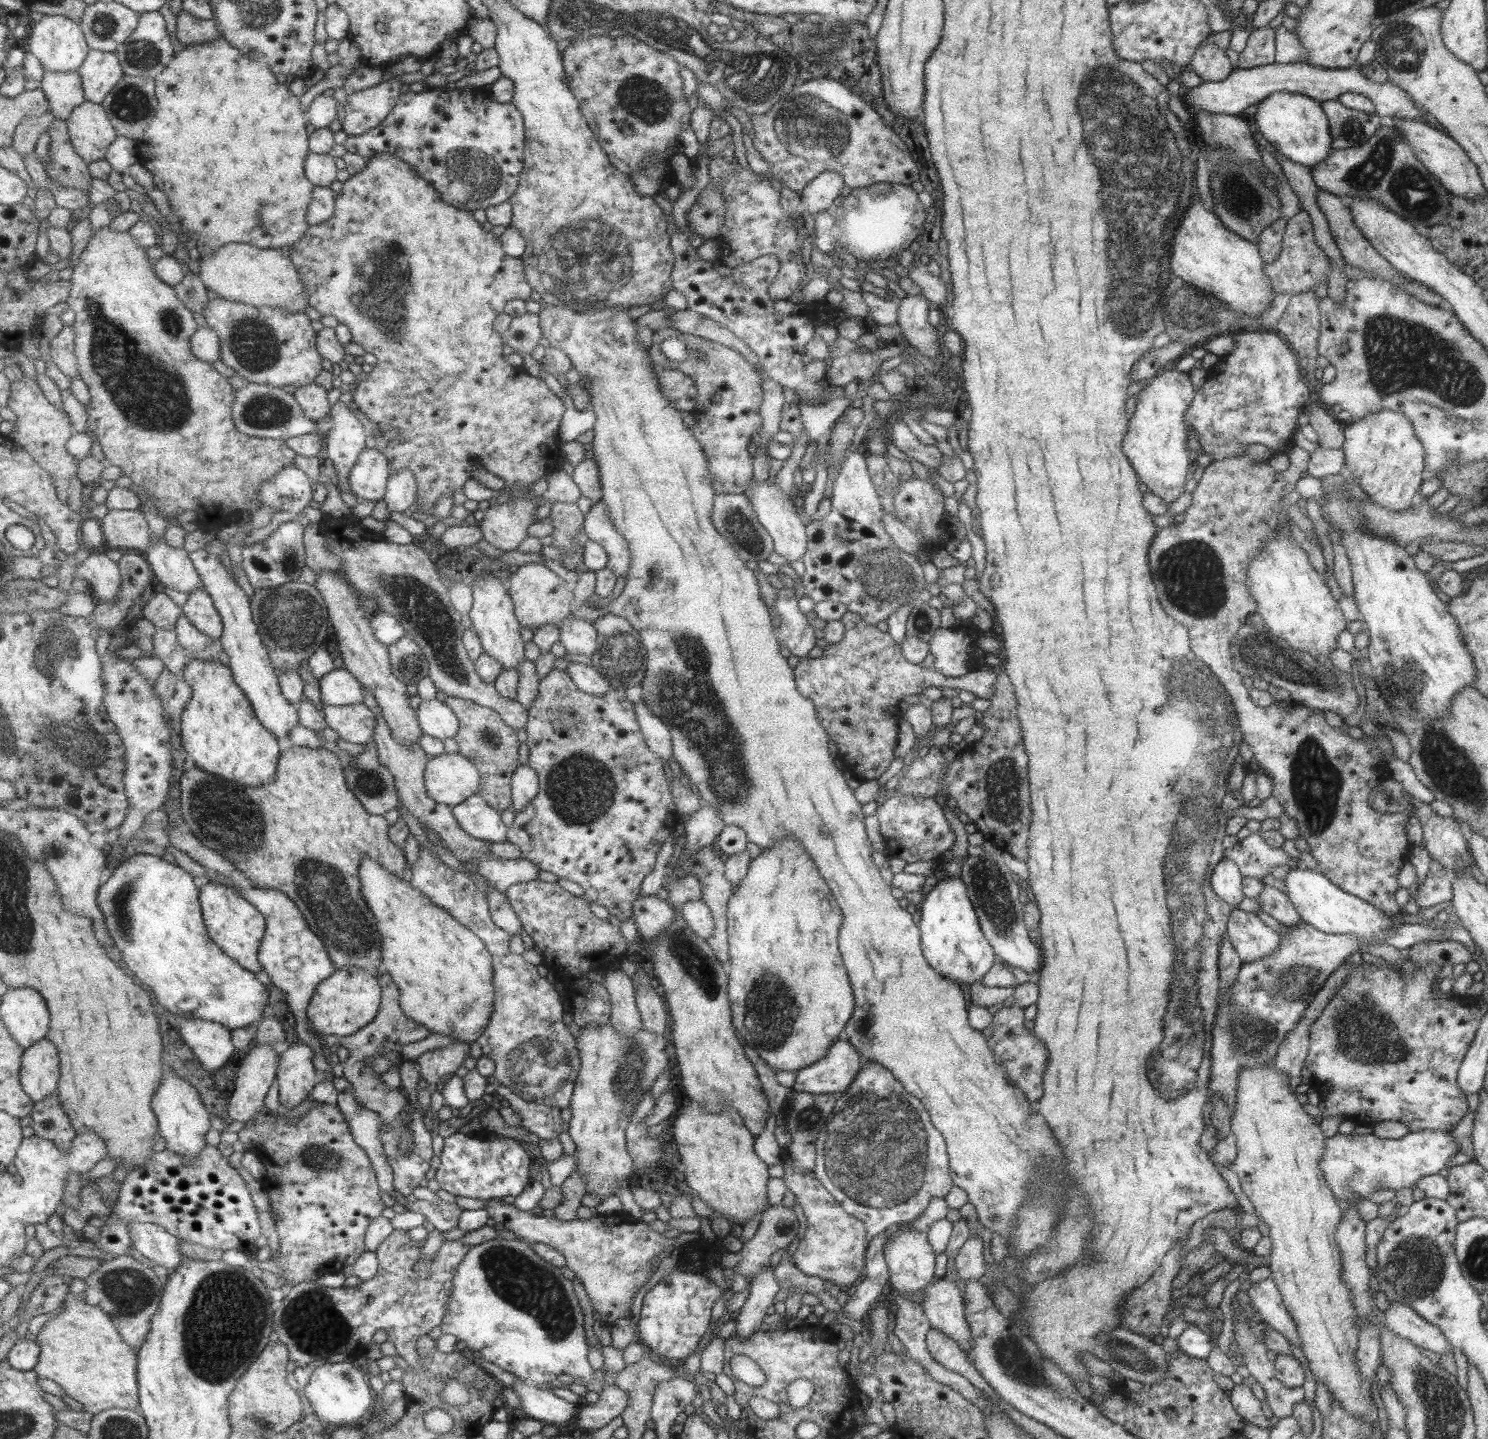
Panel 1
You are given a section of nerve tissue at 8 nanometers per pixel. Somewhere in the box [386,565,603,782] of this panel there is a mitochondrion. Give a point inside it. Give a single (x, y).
(489, 737)

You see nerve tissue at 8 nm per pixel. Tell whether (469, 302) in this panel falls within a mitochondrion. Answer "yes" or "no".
no

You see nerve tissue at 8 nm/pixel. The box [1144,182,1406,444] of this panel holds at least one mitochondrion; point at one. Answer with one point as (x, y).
(1192, 315)

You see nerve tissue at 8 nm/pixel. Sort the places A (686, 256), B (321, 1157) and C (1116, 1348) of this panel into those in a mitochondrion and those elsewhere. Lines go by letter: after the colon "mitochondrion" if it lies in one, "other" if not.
A: other
B: mitochondrion
C: mitochondrion

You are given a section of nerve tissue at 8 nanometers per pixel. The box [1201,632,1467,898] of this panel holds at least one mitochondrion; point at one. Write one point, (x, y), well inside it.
(1316, 782)

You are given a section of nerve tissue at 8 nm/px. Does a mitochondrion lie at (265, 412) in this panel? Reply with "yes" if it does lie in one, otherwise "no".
yes

